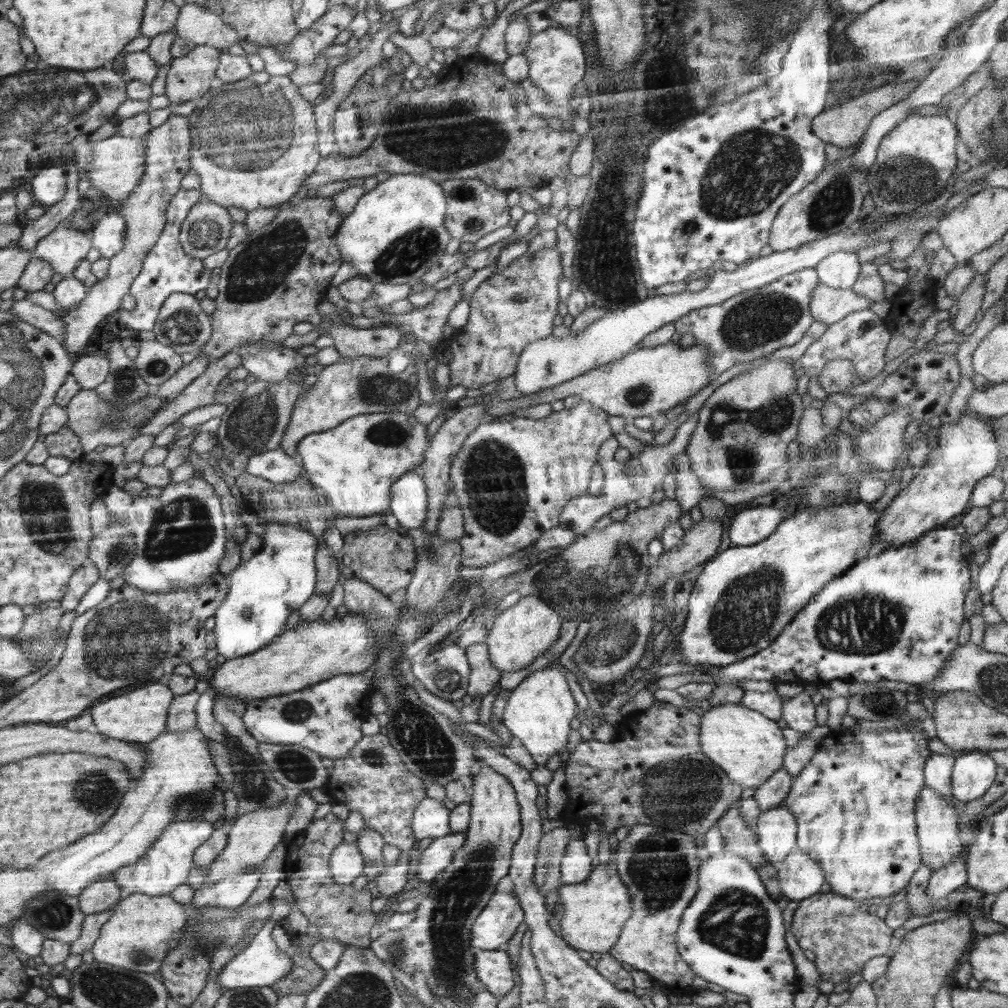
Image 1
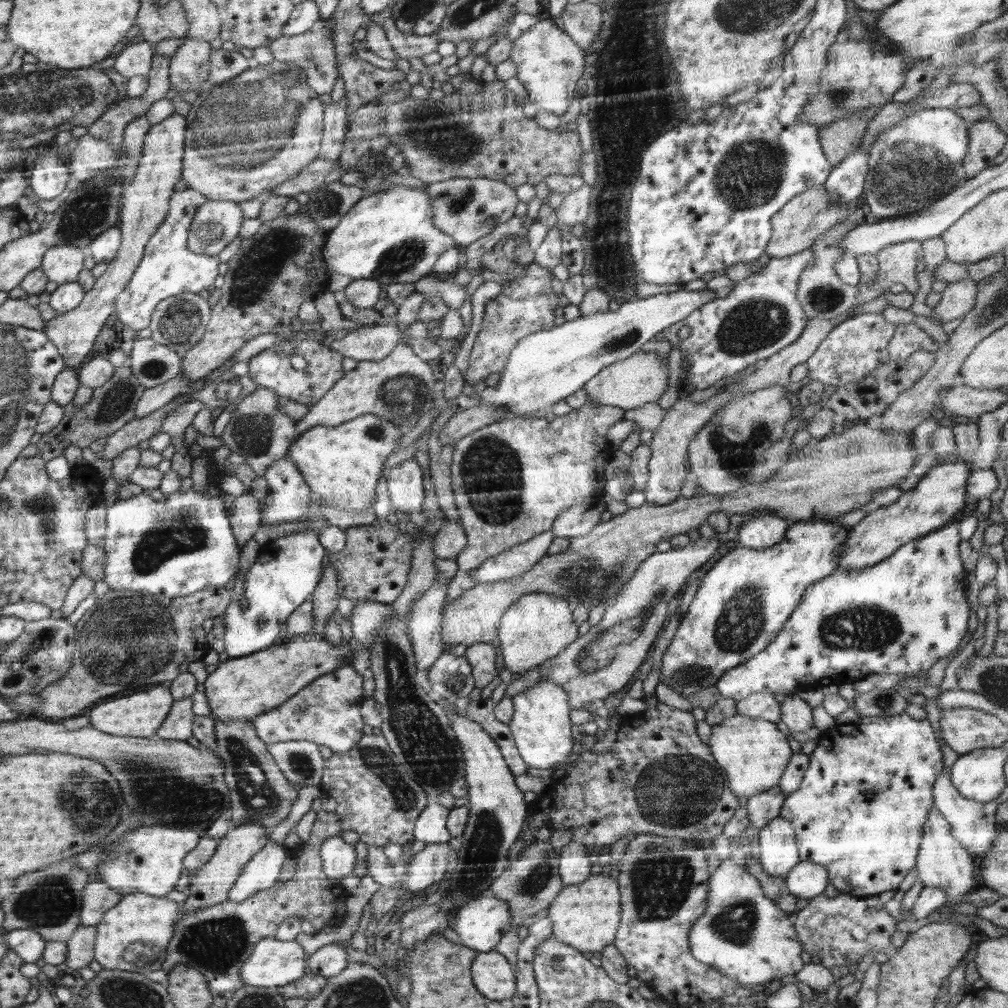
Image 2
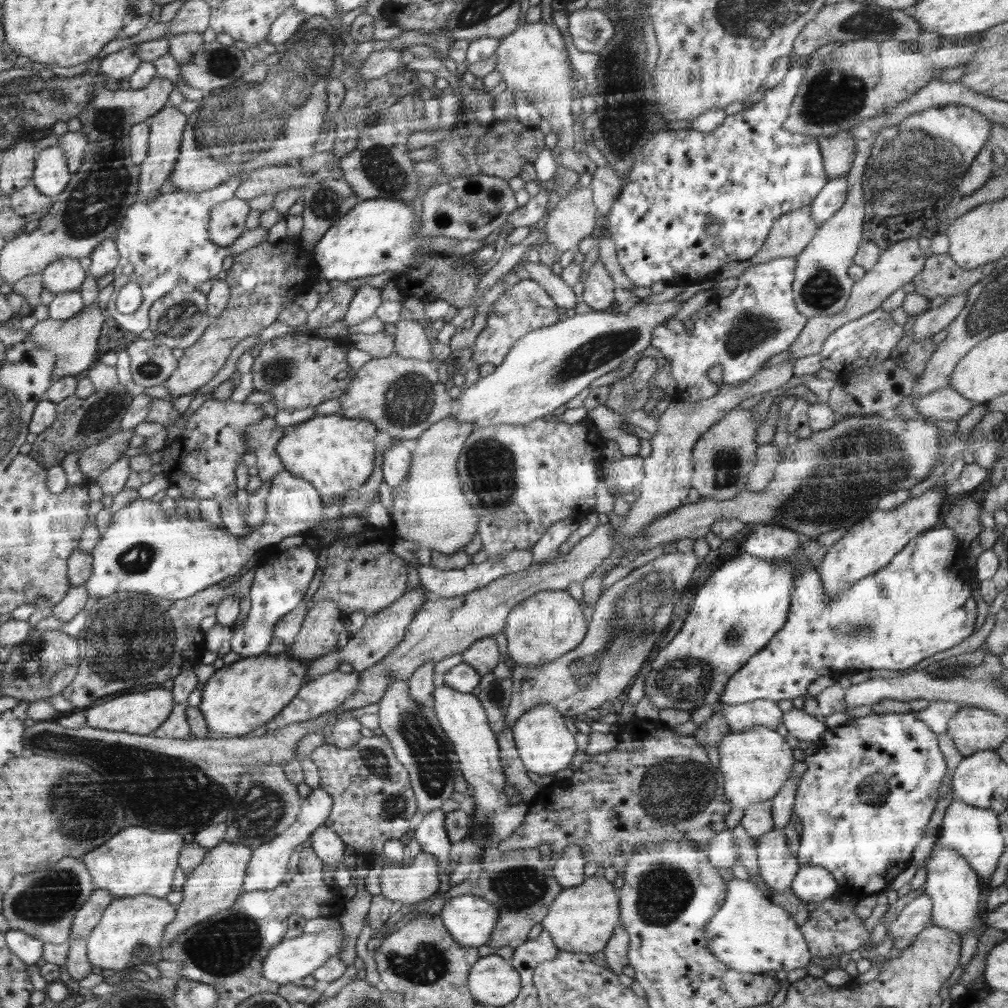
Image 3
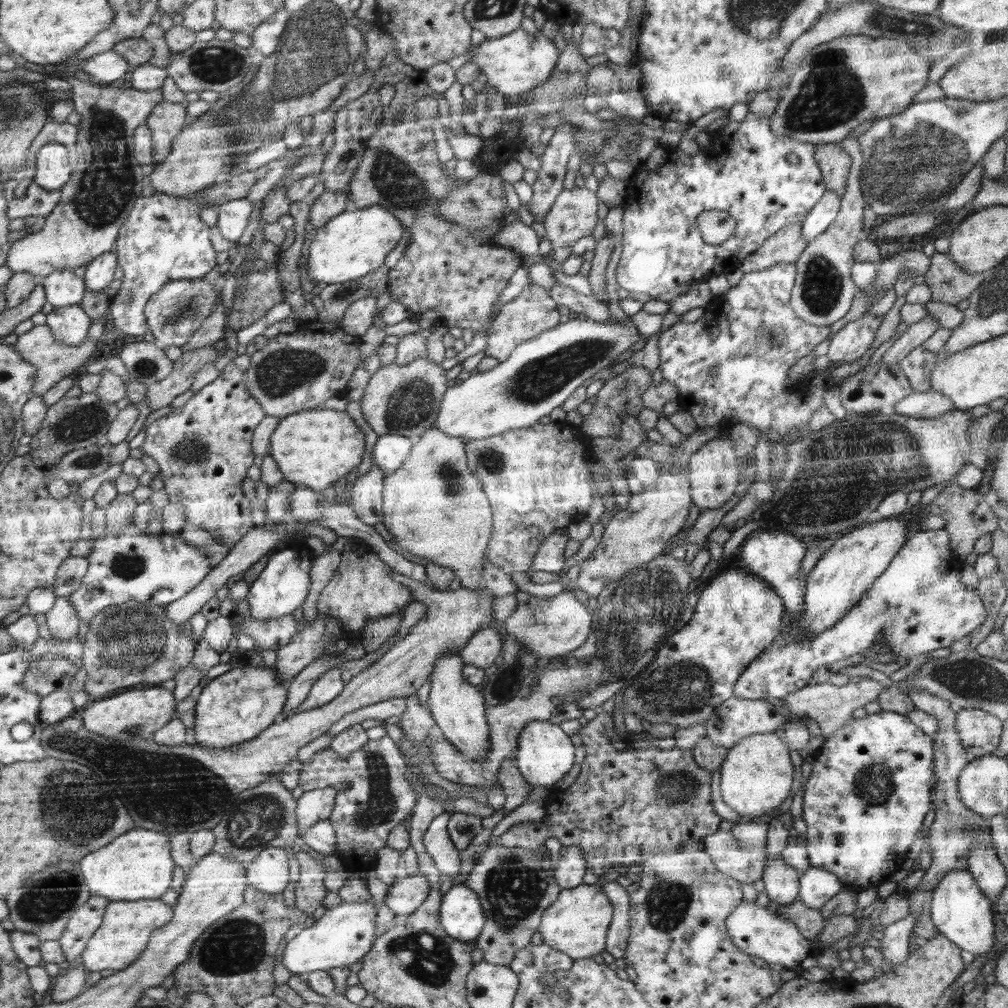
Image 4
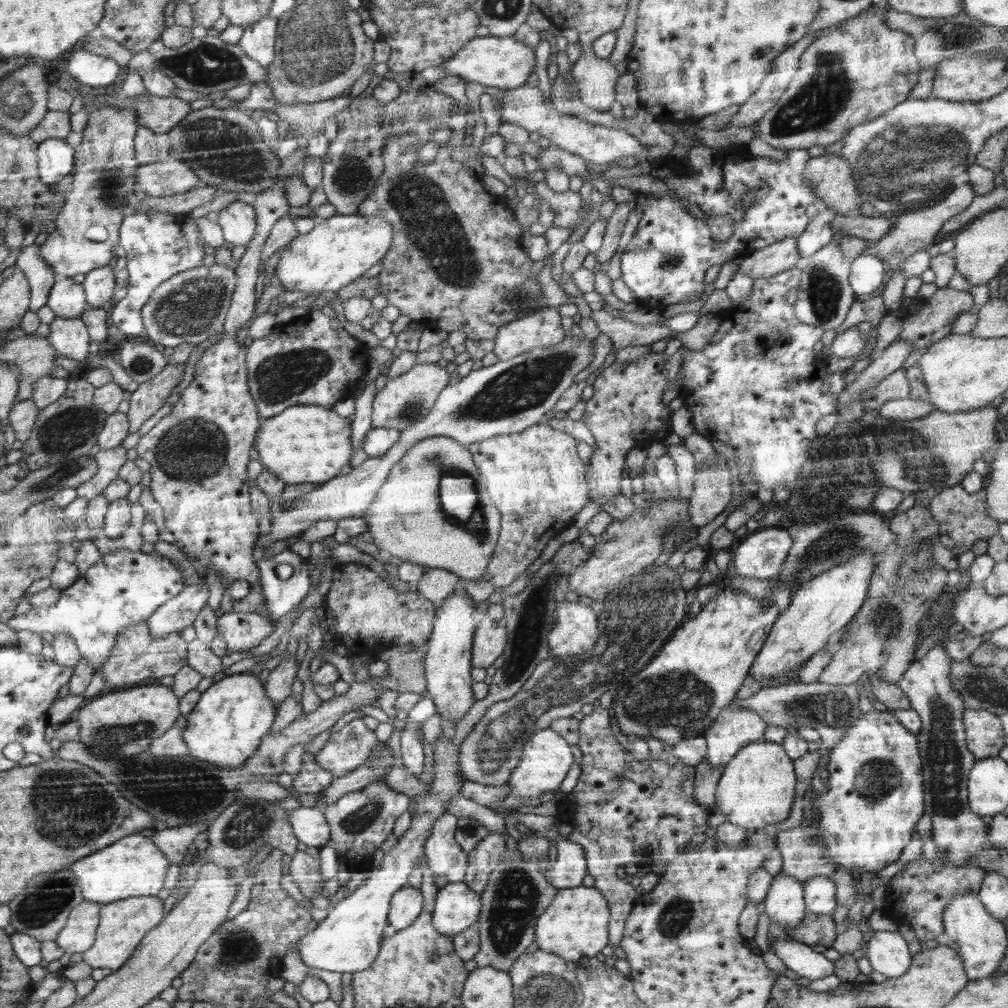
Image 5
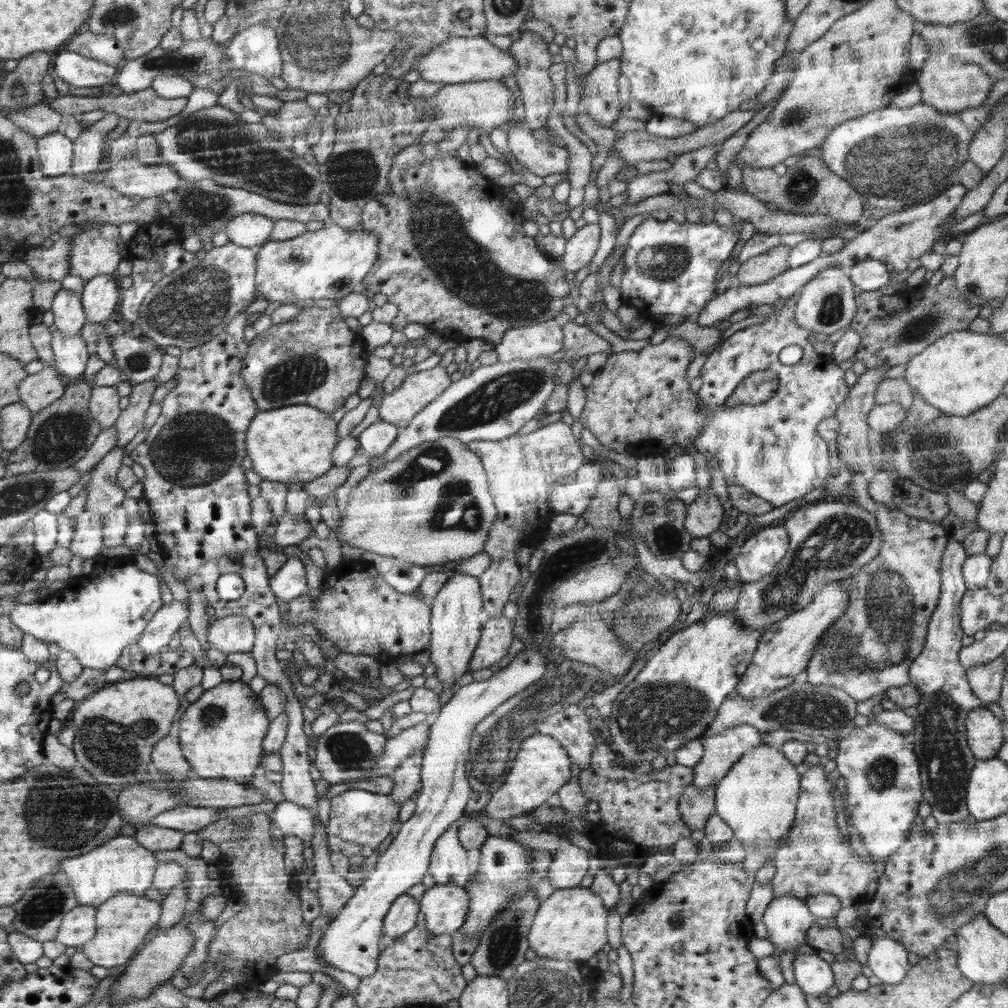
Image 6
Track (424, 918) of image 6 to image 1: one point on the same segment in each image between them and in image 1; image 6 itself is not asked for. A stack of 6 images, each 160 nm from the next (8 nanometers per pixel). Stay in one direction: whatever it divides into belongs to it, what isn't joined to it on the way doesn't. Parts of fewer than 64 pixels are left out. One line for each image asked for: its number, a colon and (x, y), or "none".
1: (499, 922)
2: (480, 924)
3: (471, 919)
4: (462, 916)
5: (457, 907)

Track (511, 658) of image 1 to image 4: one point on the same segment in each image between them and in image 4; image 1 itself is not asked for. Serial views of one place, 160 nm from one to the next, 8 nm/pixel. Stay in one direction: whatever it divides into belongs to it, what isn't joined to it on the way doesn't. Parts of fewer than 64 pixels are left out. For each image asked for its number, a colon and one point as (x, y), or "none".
2: (538, 626)
3: (549, 624)
4: (554, 626)

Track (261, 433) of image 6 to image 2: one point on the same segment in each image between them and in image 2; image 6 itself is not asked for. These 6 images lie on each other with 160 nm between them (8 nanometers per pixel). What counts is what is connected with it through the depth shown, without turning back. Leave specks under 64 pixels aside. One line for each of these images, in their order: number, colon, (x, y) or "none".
2: (341, 464)
3: (334, 454)
4: (316, 447)
5: (305, 443)

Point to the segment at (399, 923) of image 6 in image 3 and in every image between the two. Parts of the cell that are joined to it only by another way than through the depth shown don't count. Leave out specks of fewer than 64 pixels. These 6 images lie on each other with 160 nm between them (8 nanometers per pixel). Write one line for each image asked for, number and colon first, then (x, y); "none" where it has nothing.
3: (410, 883)
4: (405, 895)
5: (407, 904)

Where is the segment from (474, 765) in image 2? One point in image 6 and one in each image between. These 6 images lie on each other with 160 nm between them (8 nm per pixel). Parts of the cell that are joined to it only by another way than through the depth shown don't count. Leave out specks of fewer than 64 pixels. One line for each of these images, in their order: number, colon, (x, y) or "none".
3: (461, 716)
4: (456, 707)
5: (447, 664)
6: (456, 624)

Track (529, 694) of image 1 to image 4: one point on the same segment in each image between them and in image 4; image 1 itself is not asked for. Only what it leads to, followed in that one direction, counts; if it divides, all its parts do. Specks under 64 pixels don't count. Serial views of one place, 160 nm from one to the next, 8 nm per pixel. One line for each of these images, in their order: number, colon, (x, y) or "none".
2: (540, 727)
3: (544, 745)
4: (546, 753)

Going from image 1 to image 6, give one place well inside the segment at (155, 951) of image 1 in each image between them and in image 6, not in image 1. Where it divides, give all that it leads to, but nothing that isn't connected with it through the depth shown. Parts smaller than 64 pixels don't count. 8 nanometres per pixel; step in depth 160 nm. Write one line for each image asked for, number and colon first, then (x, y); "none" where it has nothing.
2: (135, 937)
3: (130, 933)
4: (128, 925)
5: (124, 923)
6: (123, 920)

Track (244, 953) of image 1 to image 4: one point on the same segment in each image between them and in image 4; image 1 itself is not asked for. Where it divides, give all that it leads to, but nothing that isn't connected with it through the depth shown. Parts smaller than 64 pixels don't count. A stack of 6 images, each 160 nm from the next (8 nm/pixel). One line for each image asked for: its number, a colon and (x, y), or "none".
2: (274, 963)
3: (291, 960)
4: (341, 937)

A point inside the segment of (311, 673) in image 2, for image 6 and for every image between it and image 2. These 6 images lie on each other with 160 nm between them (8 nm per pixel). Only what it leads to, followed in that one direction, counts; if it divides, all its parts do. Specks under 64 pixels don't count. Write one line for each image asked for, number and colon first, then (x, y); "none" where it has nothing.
3: (240, 697)
4: (234, 708)
5: (231, 718)
6: (220, 734)

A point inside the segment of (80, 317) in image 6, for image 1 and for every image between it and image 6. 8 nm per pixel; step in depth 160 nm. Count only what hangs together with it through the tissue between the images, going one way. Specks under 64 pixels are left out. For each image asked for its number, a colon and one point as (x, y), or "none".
1: (64, 248)
2: (62, 264)
3: (66, 275)
4: (63, 288)
5: (67, 299)

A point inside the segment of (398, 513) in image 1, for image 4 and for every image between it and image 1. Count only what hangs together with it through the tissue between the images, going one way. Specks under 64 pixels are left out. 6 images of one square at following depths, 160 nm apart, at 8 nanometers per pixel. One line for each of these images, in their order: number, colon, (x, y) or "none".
2: (405, 481)
3: (396, 461)
4: (390, 451)

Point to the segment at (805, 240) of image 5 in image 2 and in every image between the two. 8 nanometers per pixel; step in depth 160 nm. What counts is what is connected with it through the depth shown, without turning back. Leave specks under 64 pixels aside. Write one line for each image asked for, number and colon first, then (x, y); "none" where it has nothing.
2: (847, 178)
3: (829, 201)
4: (823, 214)

